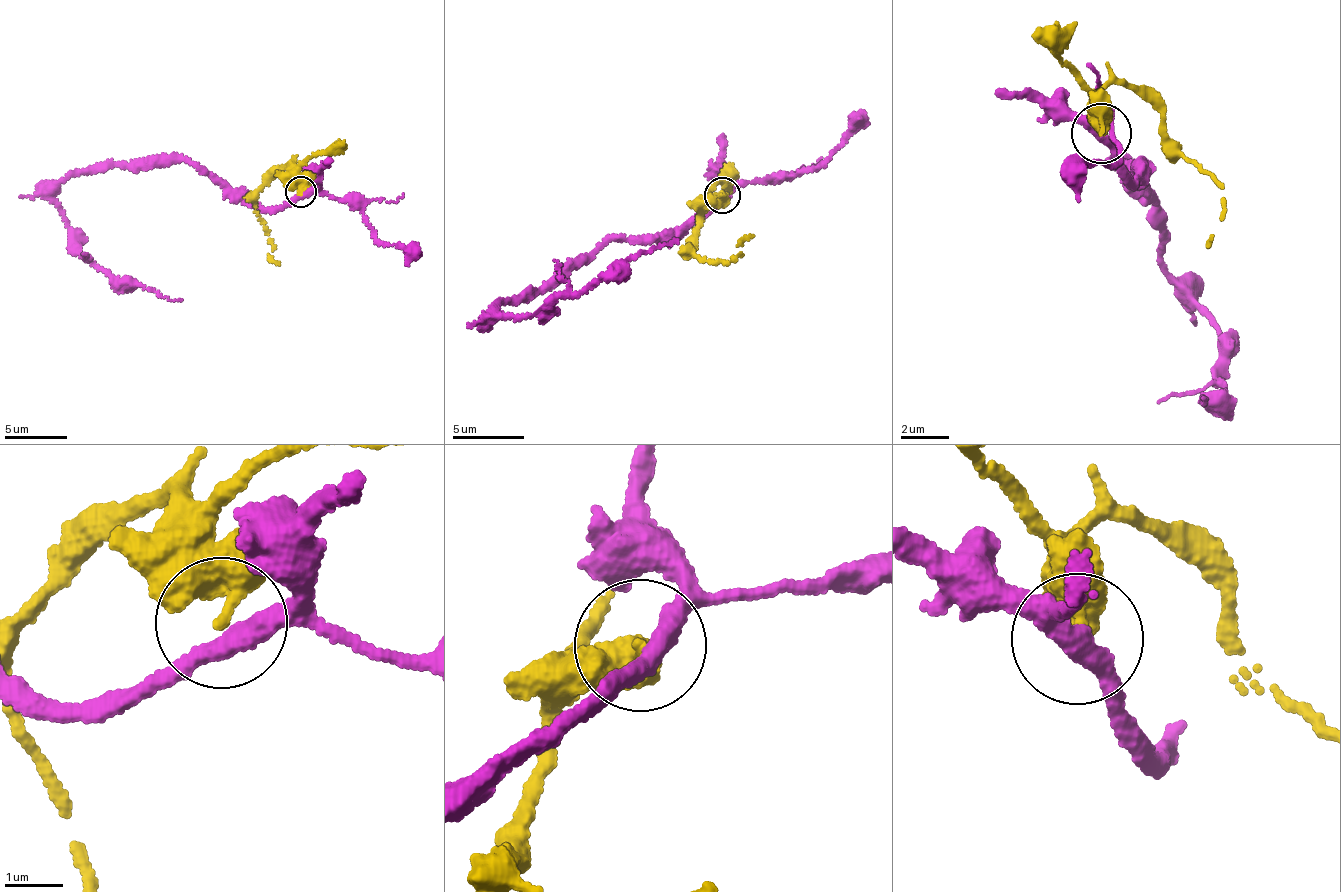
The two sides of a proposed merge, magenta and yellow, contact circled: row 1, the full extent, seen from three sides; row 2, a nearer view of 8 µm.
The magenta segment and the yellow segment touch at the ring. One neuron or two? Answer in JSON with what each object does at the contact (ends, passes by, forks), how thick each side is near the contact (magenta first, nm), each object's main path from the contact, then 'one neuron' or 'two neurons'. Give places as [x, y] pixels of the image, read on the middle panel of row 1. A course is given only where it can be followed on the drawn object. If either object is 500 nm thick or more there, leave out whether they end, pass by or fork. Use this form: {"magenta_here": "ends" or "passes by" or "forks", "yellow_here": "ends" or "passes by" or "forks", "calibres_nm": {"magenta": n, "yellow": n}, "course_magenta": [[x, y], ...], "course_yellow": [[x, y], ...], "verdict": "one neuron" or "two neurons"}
{"magenta_here": "passes by", "yellow_here": "ends", "calibres_nm": {"magenta": 360, "yellow": 280}, "course_magenta": [[724, 195], [677, 231], [608, 239], [498, 309], [523, 318], [587, 293], [611, 273], [678, 240]], "course_yellow": [[723, 197], [701, 218], [696, 245], [691, 249], [694, 253], [728, 263], [741, 253], [738, 244], [753, 235]], "verdict": "two neurons"}

